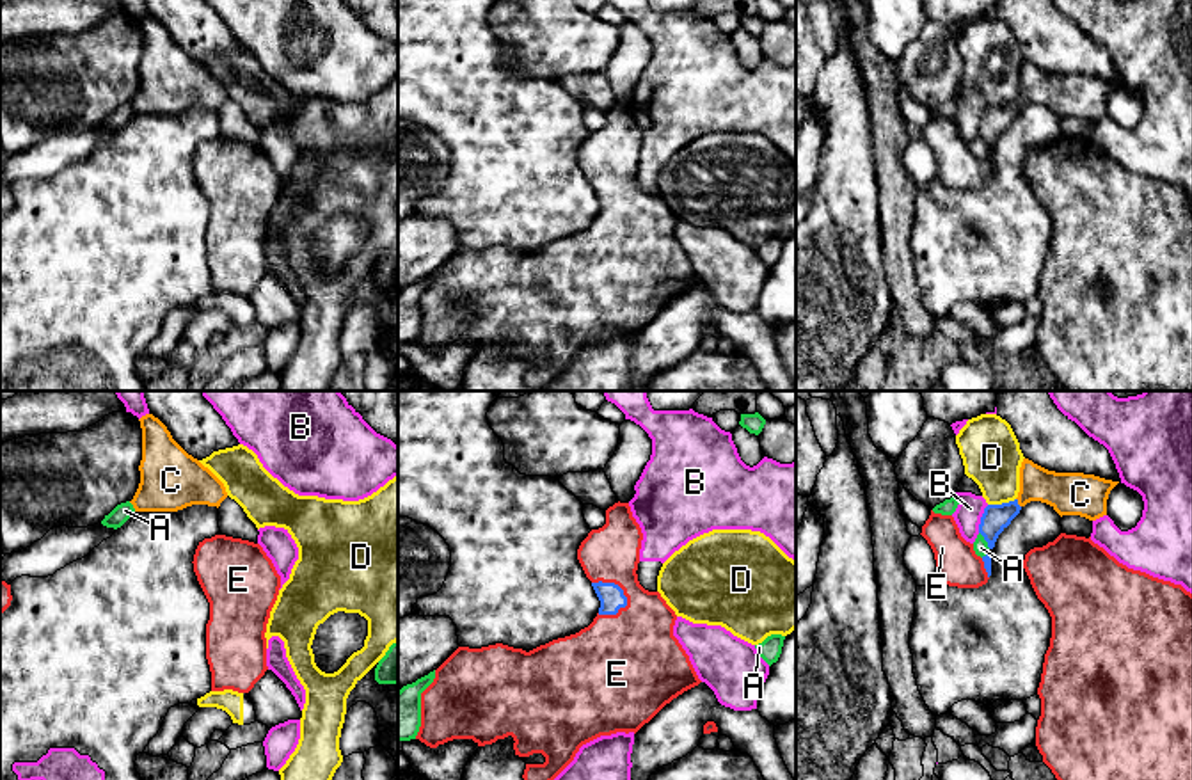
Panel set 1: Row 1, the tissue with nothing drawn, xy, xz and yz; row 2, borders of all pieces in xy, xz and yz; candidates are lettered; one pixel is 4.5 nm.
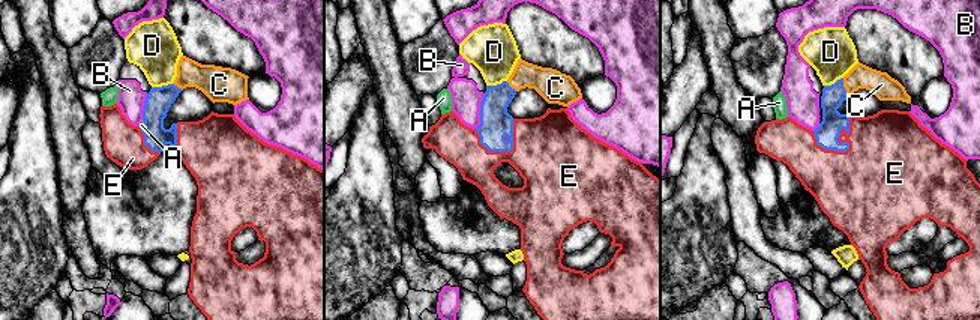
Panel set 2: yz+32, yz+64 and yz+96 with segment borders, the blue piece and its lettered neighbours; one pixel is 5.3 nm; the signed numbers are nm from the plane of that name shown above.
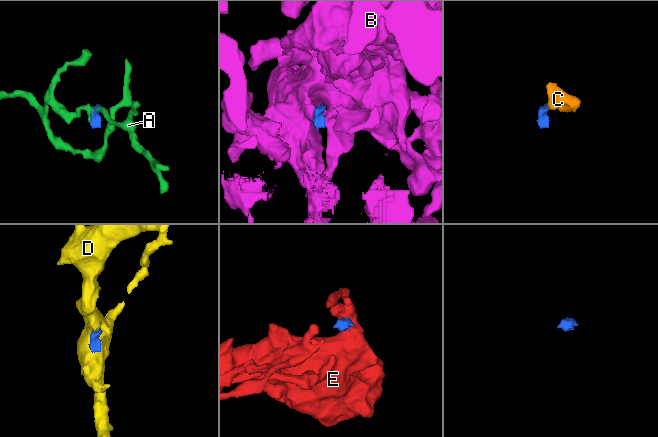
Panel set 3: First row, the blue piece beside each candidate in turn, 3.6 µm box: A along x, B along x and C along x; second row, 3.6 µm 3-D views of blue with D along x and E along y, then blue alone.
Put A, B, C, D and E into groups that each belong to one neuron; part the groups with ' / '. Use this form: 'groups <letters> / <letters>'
groups A / B / C E / D

